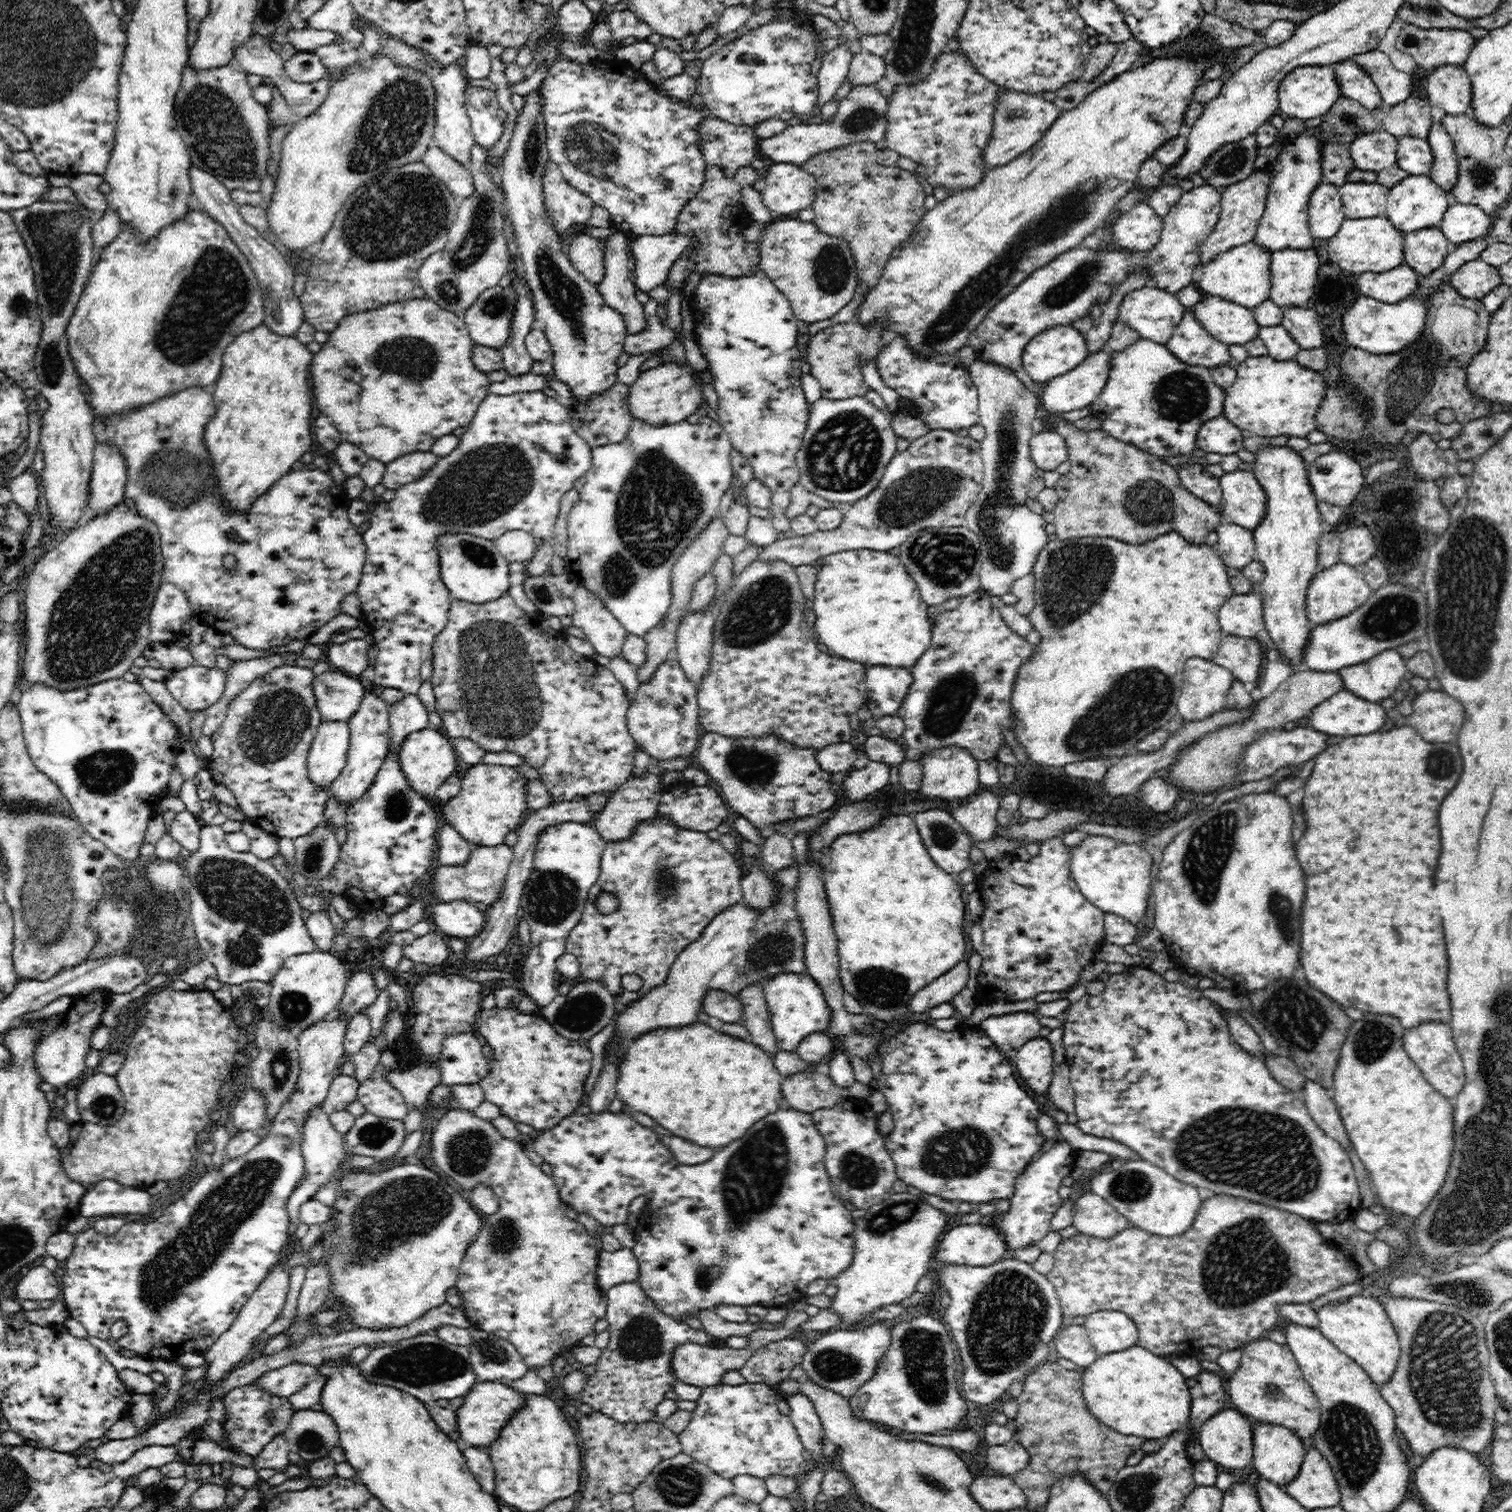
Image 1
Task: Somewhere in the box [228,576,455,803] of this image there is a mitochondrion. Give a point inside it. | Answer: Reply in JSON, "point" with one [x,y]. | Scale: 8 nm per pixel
{"point":[279,719]}

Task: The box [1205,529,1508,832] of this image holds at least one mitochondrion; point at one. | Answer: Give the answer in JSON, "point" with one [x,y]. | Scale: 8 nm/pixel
{"point":[1392,615]}

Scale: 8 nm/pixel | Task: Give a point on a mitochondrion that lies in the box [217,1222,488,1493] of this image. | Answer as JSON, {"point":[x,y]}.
{"point":[428,1363]}

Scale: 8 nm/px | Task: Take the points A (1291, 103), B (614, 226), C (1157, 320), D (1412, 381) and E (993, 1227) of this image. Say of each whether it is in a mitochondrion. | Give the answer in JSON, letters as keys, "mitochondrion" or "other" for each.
{"A":"other","B":"other","C":"other","D":"mitochondrion","E":"other"}

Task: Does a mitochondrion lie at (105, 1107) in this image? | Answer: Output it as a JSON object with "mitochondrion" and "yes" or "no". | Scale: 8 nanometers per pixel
{"mitochondrion":"yes"}

